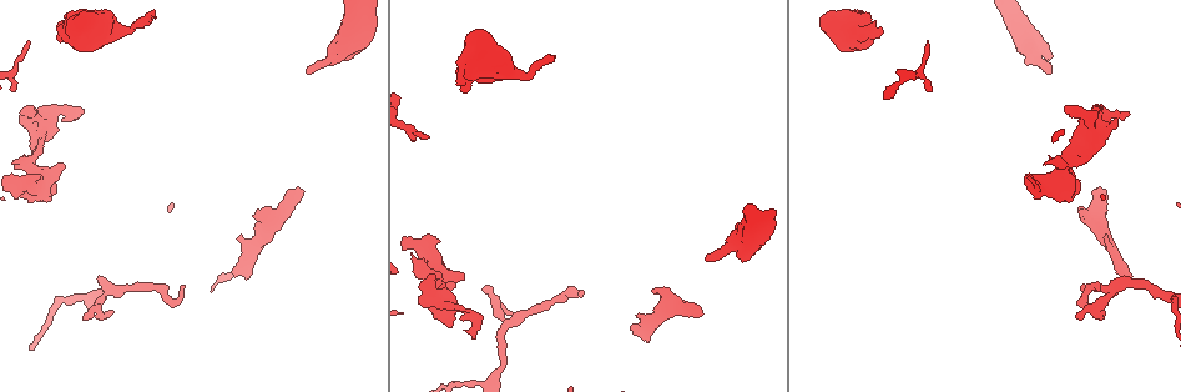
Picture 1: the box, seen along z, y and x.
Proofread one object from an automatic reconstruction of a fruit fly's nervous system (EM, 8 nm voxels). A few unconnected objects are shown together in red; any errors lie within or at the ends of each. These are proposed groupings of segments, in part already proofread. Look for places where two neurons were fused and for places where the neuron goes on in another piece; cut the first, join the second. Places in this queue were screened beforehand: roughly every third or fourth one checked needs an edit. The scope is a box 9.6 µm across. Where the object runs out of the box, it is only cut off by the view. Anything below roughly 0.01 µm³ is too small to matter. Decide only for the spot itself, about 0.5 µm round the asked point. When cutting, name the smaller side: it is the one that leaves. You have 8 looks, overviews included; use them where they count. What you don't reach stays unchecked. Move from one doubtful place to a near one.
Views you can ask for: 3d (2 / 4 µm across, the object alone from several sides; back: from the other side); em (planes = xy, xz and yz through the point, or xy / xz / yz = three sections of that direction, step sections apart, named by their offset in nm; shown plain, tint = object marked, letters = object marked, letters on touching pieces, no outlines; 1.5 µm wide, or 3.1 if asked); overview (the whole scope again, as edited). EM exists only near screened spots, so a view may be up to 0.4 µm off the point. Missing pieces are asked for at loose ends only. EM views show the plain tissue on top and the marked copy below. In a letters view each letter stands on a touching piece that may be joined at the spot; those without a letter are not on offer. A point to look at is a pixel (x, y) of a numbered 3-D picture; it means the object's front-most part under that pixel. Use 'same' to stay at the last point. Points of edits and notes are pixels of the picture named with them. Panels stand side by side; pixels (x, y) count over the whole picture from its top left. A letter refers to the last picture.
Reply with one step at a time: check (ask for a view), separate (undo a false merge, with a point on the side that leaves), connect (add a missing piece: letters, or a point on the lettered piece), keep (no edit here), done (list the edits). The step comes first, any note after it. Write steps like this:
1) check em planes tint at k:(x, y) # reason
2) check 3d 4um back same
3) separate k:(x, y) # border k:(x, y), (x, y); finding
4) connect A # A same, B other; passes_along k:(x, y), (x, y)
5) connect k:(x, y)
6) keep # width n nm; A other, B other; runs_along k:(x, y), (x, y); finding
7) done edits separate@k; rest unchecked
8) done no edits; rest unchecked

check 3d 2um back at 1:(635, 333) # branch stops here

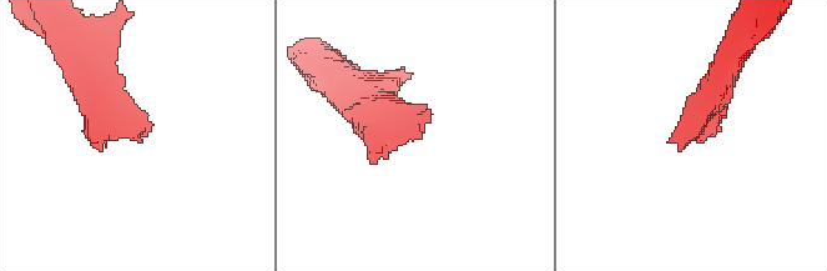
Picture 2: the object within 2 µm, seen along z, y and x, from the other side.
check em planes tint at 2:(140, 138) # now the EM

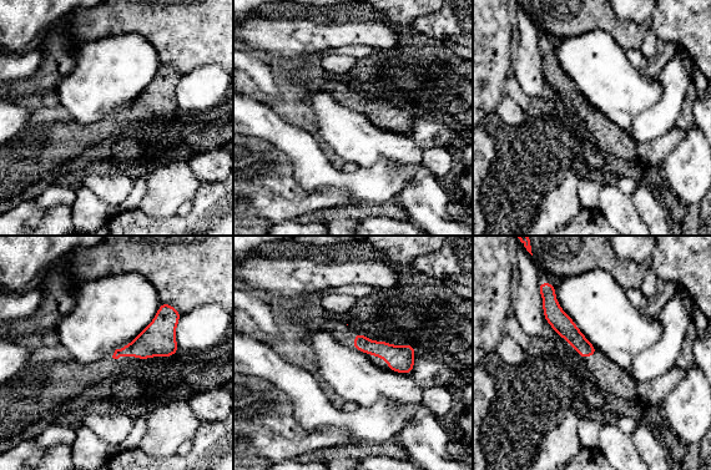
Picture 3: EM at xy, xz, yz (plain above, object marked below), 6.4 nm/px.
check em planes letters same # what lies round it

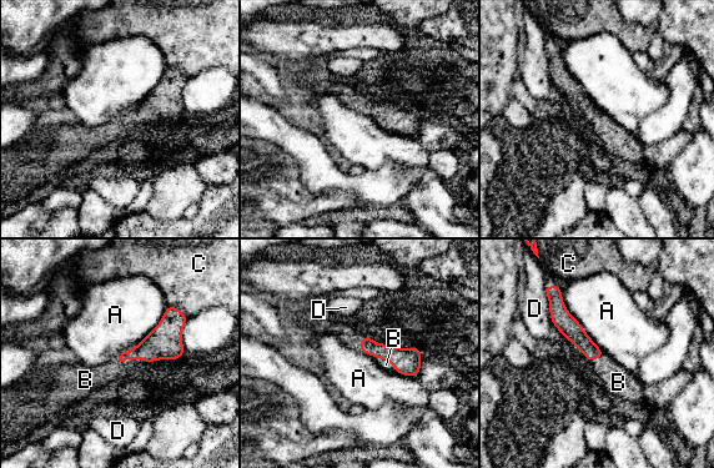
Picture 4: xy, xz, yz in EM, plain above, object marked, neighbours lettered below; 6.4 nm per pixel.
connect 4:(114, 371) # A other, B same, C other, D other; passes_along 4:(165, 341), (134, 358), (114, 371); it goes on there

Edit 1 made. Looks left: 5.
check overview # redraw

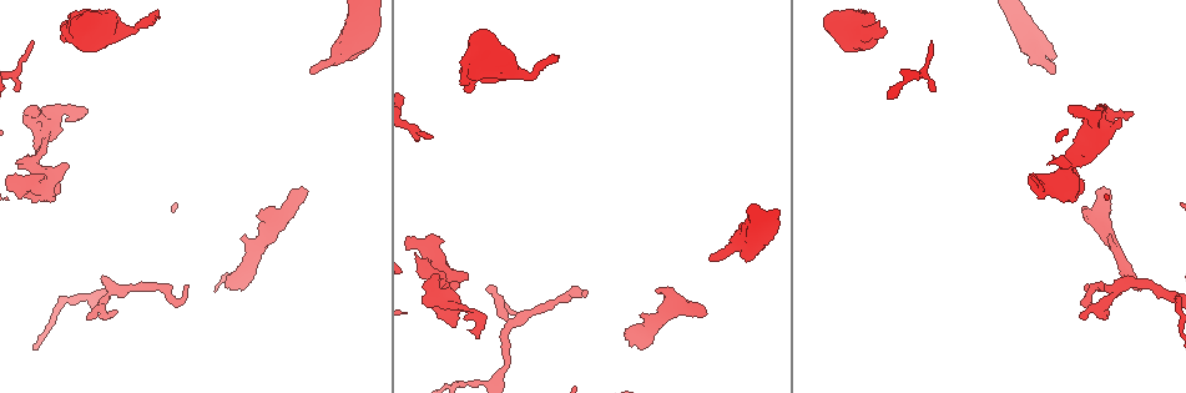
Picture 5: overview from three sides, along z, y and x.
check 3d 2um back at 5:(1083, 216) # free end

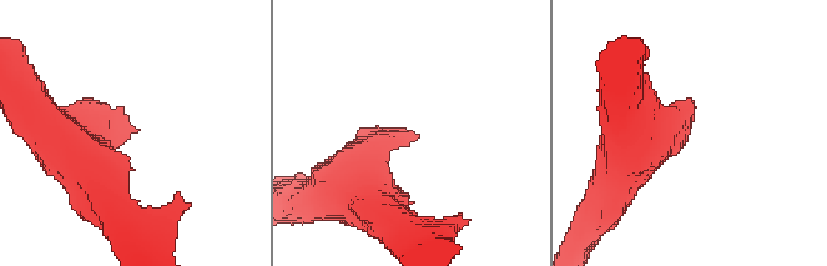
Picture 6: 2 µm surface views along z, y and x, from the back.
check em planes letters at 6:(132, 129)

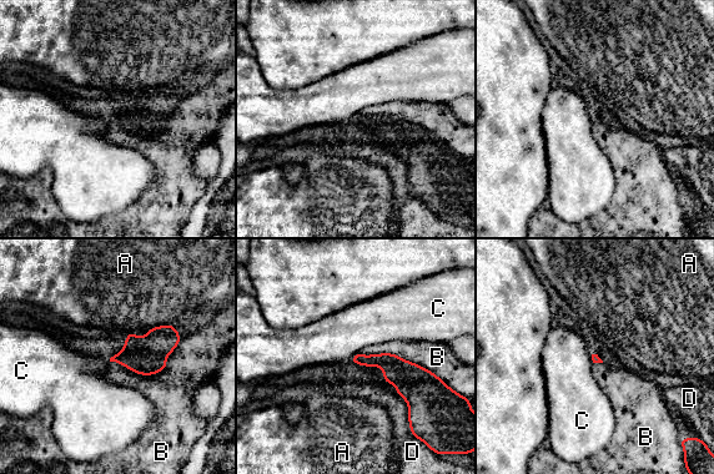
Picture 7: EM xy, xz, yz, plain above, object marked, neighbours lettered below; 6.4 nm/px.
keep # A other, B other, C other, D other; border 7:(181, 338), (151, 374), (109, 361); none of them fits

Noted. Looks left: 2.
check 3d 2um at 5:(37, 107) # branch stops here

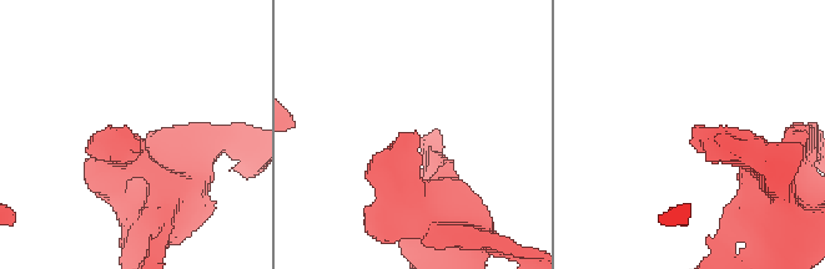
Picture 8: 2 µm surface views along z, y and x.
check em planes letters at 8:(698, 136)

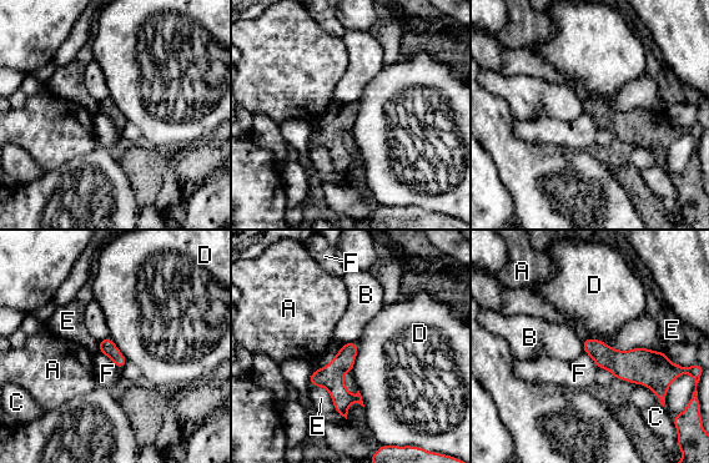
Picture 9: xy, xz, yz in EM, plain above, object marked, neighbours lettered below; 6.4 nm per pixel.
keep # A other, B other, C other, D other, E other, F other; border 9:(100, 352), (106, 355), (121, 370); none of them fits

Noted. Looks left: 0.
done edits connect@4; rest unchecked

